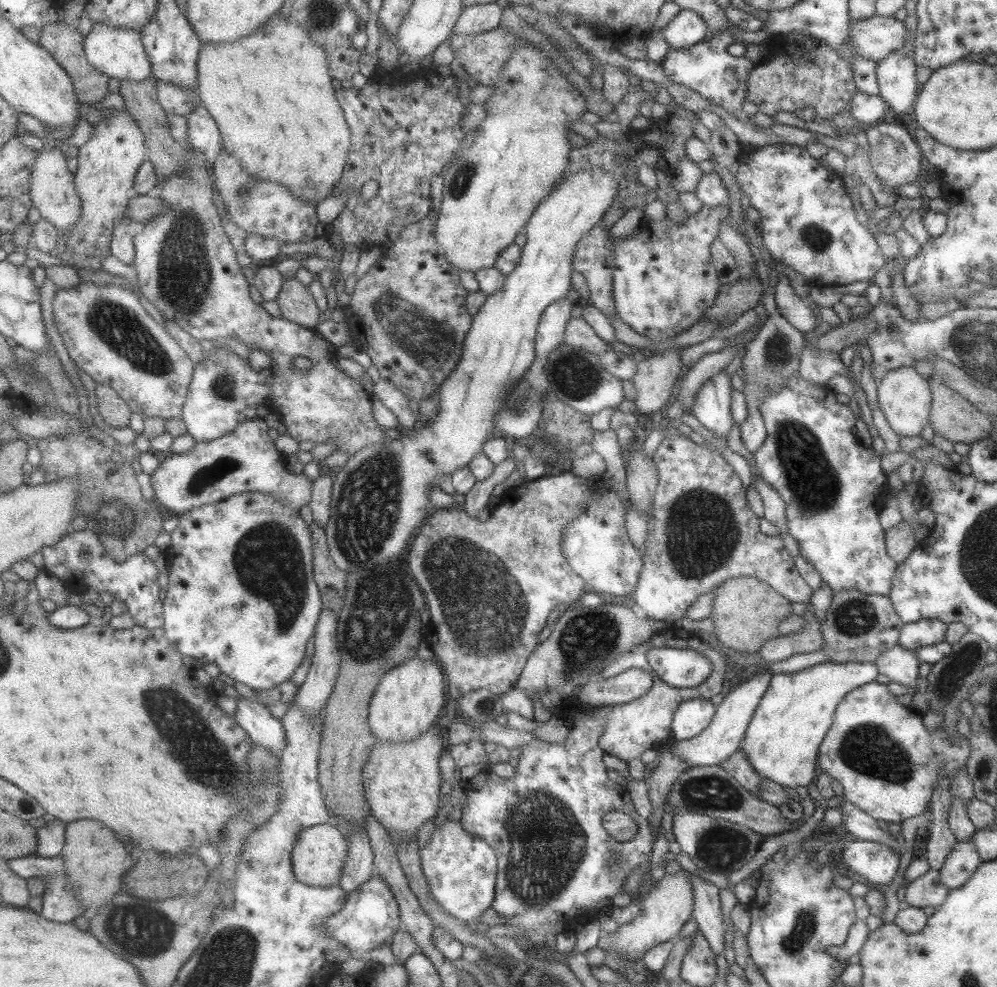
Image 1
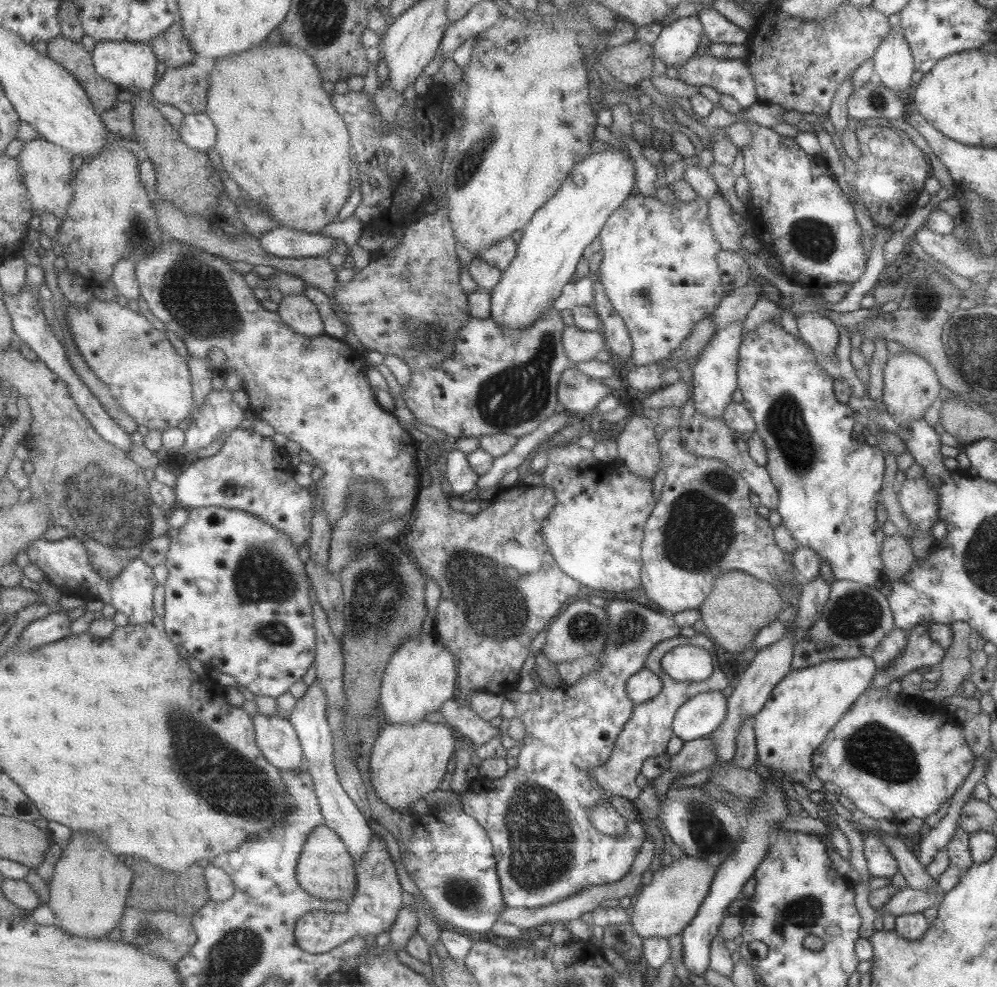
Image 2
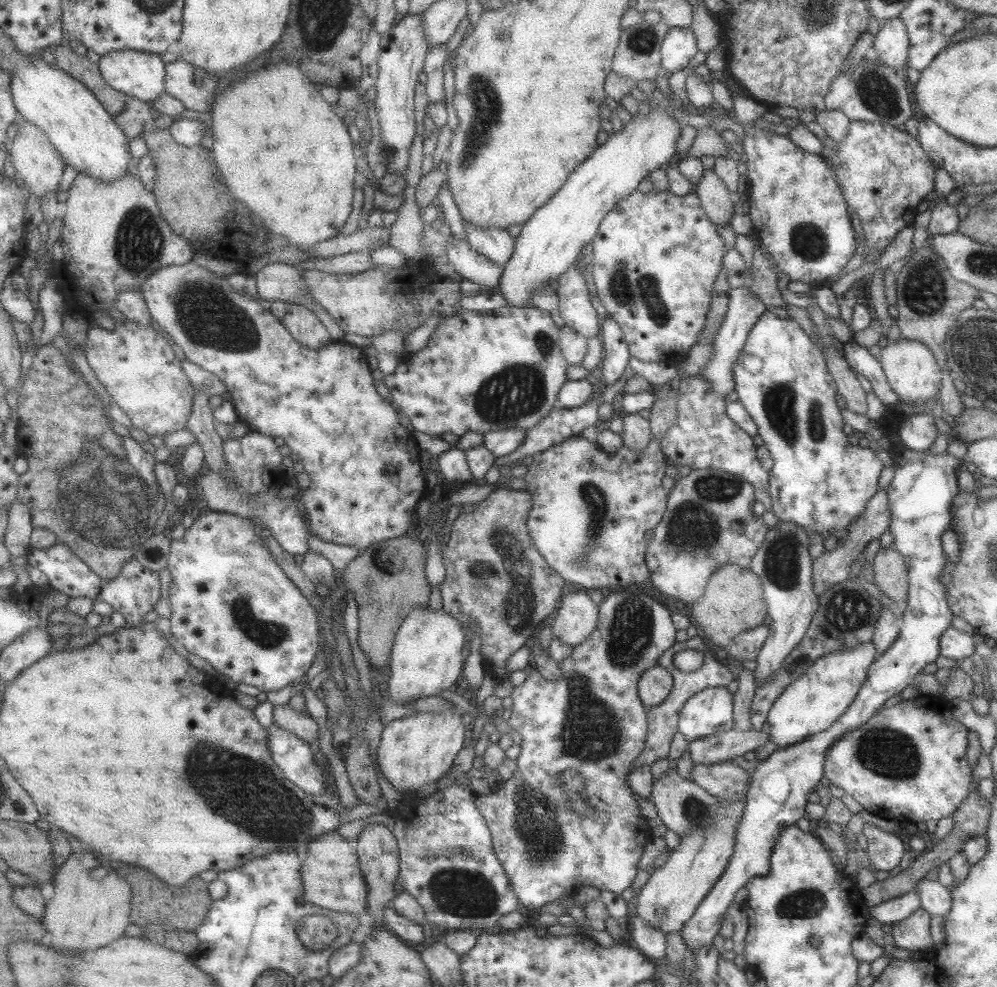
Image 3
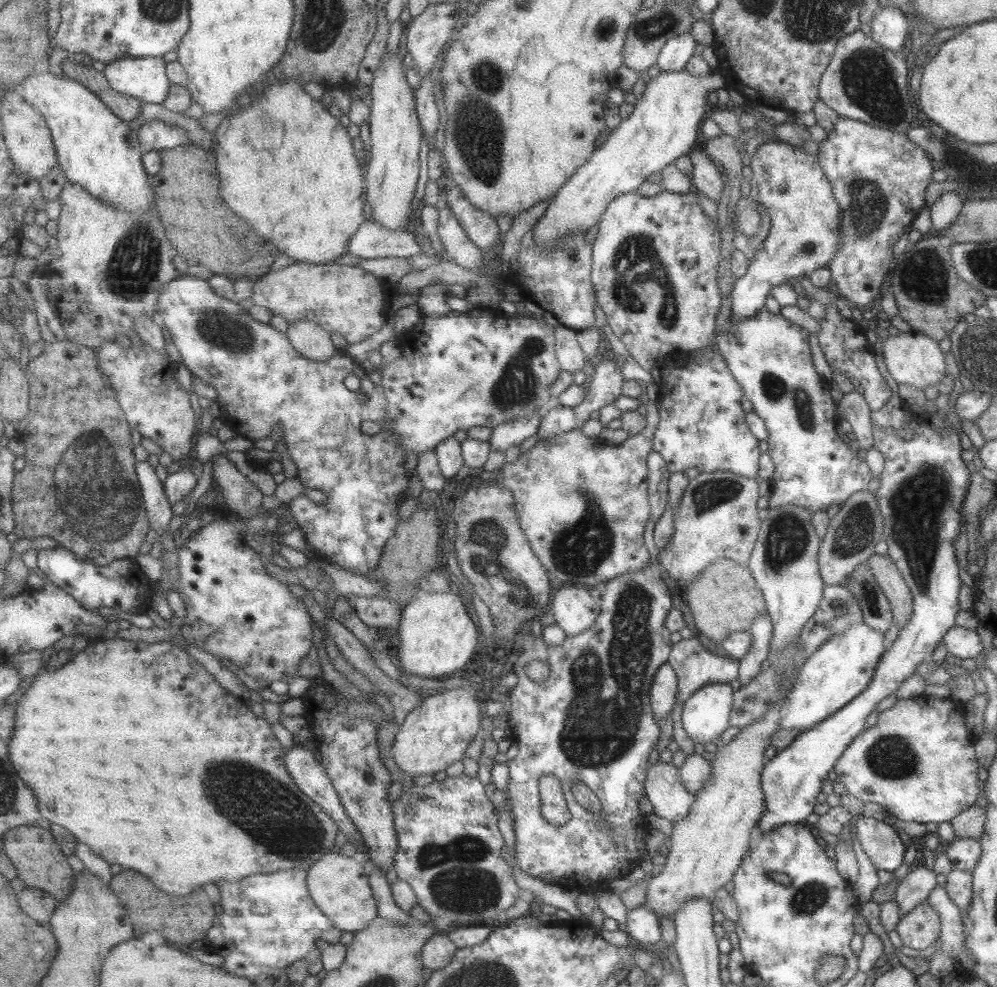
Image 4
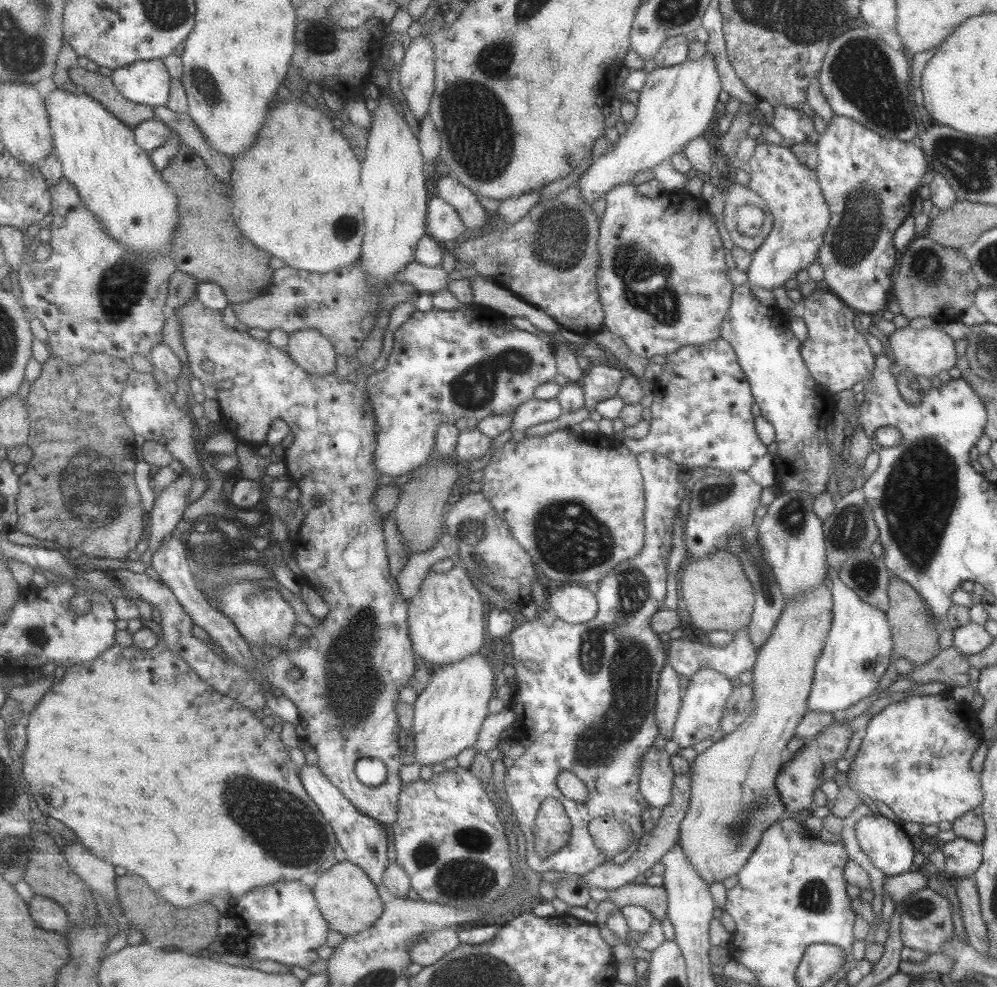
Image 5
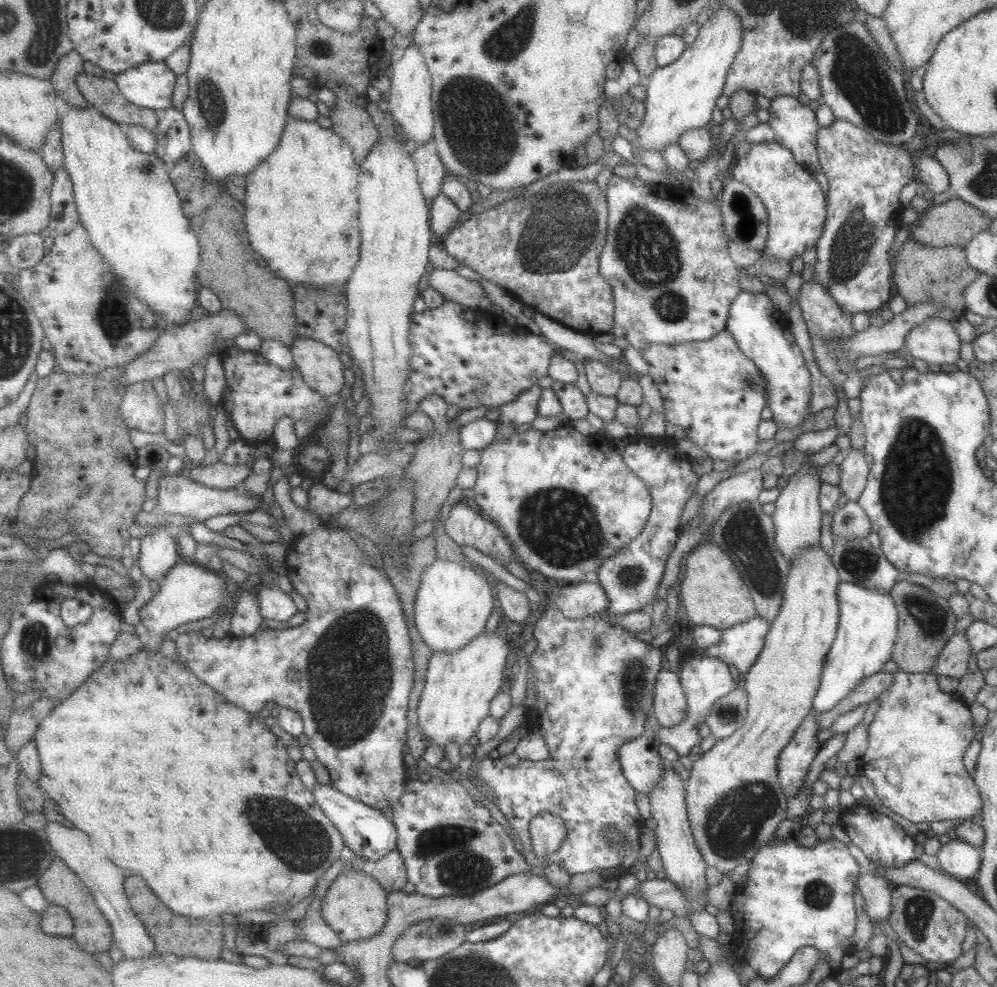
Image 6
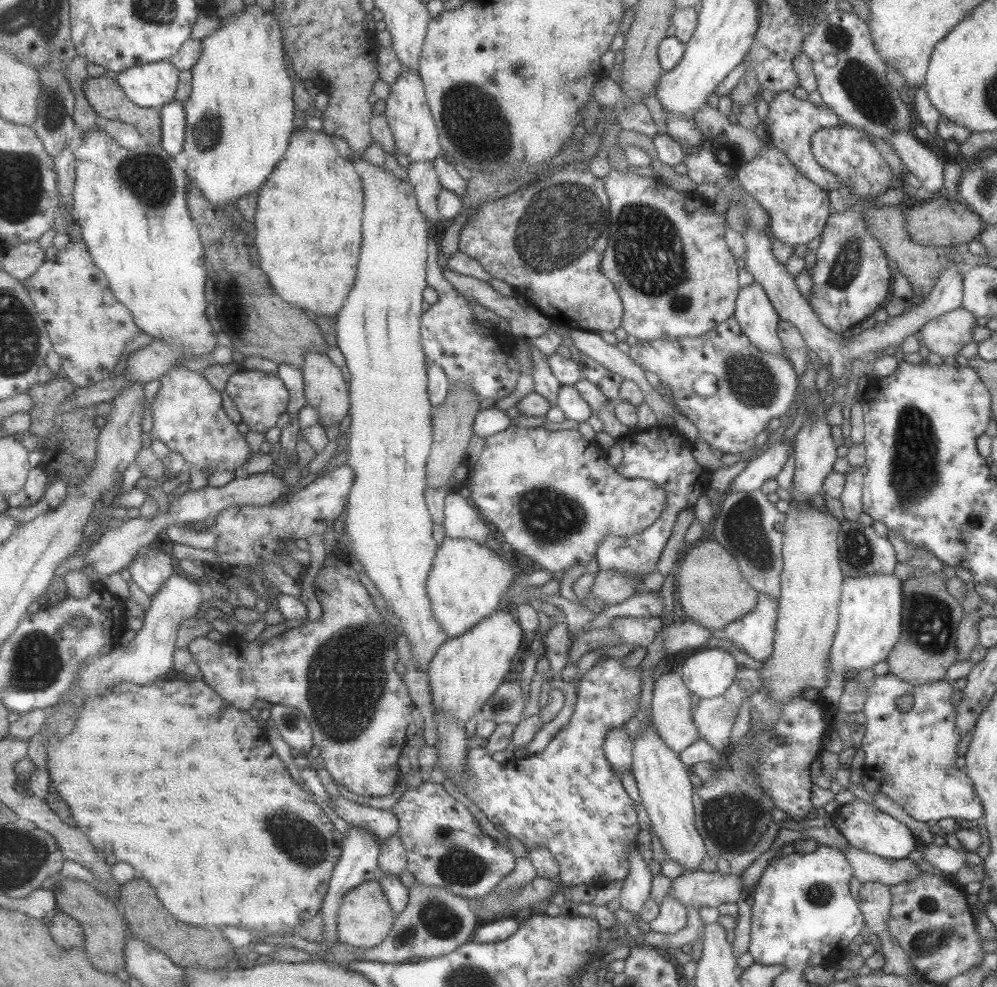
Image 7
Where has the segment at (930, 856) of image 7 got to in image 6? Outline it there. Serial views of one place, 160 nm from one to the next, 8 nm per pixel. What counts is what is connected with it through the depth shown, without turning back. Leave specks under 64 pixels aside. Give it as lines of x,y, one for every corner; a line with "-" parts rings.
958,838
943,844
936,858
941,871
955,879
970,880
978,873
979,852

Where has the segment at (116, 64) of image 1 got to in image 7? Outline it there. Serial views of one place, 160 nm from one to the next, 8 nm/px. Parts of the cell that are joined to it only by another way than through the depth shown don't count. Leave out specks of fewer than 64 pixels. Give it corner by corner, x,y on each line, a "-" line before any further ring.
163,60
128,68
116,79
135,104
160,109
176,99
179,71
170,60

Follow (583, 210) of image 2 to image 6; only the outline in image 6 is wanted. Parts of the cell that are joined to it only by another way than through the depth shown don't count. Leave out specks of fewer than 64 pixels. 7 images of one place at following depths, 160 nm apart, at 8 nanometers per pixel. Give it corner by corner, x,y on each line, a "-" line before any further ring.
717,1
717,9
709,15
707,22
698,30
695,42
686,45
684,51
673,62
664,67
657,67
645,80
645,112
641,124
634,130
636,139
632,141
635,150
661,152
672,142
677,142
682,132
692,128
704,128
711,125
711,112
716,107
716,100
721,96
726,72
738,51
741,42
741,23

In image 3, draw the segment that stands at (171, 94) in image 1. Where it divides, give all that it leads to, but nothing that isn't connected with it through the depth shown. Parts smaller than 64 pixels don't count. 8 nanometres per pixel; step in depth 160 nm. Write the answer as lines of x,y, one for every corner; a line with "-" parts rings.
178,58
166,64
166,92
172,94
187,110
209,112
207,106
214,96
217,75

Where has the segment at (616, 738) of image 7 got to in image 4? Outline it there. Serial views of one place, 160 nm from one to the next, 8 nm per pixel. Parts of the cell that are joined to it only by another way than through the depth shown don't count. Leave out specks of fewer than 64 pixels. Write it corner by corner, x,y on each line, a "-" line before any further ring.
659,760
646,770
644,794
652,804
653,812
671,823
681,820
694,801
694,795
688,793
681,784
679,769
671,763
663,763

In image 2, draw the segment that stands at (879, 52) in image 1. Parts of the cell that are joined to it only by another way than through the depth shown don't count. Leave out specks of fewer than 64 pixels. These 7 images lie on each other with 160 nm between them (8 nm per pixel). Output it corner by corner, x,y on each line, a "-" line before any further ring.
845,2
833,13
821,21
803,21
791,18
773,5
757,18
755,29
751,30
747,40
748,71
755,83
758,101
765,104
778,104
787,110
822,116
827,114
833,97
846,76
871,58
881,41
892,31
887,23
888,18
871,6
857,8

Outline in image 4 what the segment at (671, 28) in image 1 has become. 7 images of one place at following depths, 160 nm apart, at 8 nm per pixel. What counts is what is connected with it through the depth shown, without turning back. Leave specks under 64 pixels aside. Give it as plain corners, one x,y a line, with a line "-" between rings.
688,32
669,36
659,51
656,64
663,72
679,72
684,70
687,61
698,48

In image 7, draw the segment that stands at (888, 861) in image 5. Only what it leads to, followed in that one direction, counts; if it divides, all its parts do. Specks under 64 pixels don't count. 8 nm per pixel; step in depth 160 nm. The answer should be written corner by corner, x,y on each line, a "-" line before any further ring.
857,798
851,803
838,805
831,814
833,827
842,834
847,843
859,851
879,856
881,859
900,860
915,849
915,837
905,824
879,810
875,804

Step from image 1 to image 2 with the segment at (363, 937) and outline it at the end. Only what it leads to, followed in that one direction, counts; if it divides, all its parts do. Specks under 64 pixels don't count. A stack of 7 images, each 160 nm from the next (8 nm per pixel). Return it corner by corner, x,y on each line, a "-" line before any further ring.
371,836
367,851
359,857
355,879
355,894
347,905
347,913
310,911
303,913
296,920
294,939
301,950
311,954
327,953
331,949
340,948
345,941
351,940
354,936
376,936
391,928
397,913
405,905
406,895
399,887
385,842
378,836

